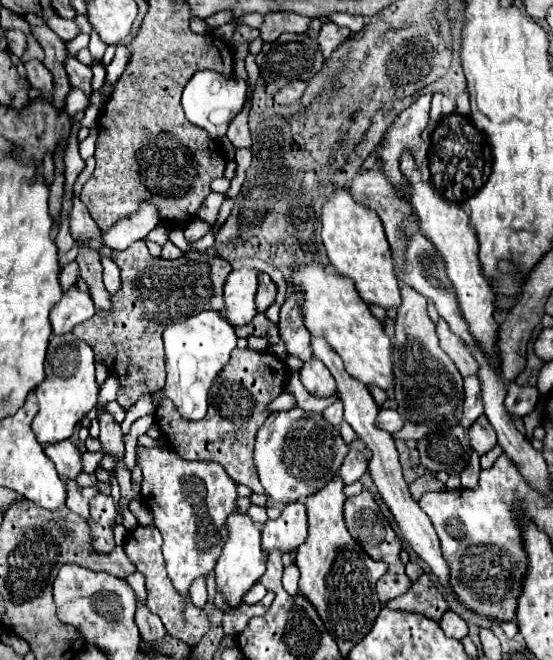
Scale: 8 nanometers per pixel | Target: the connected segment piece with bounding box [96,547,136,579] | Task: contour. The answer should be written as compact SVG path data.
M116 547L112 555L96 555L96 569L106 569L106 573L112 573L122 579L136 571L134 563L126 557L122 547Z

